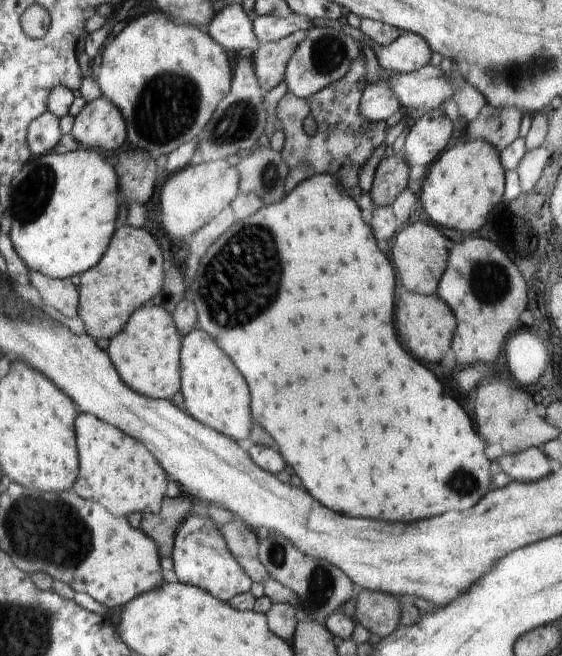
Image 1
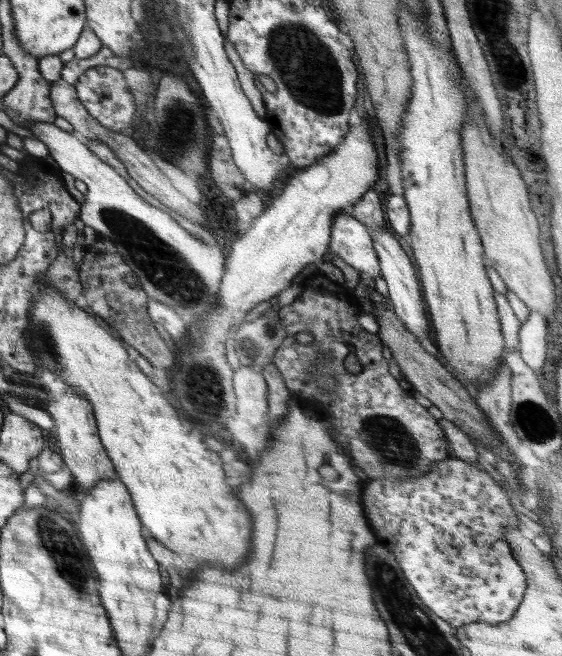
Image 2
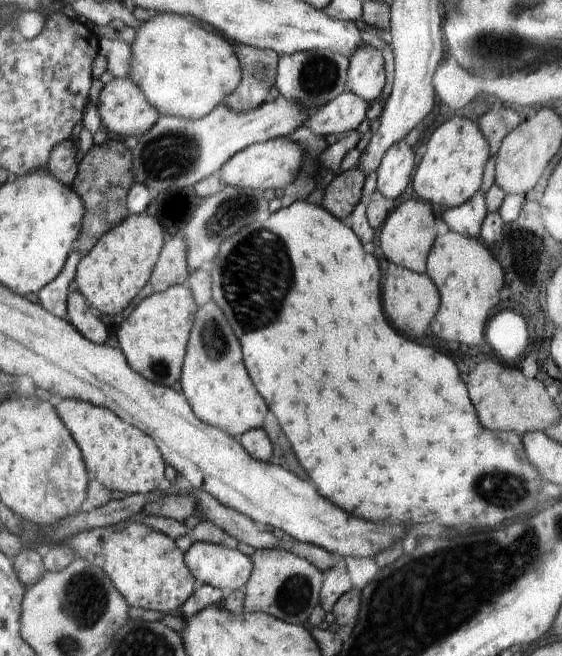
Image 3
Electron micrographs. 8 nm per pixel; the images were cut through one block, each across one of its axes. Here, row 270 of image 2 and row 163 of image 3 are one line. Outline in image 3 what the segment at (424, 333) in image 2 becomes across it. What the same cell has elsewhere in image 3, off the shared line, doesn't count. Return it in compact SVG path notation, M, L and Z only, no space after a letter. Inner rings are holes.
M404 139L395 142L385 153L379 164L377 190L390 202L398 198L410 184L414 172L414 150Z

